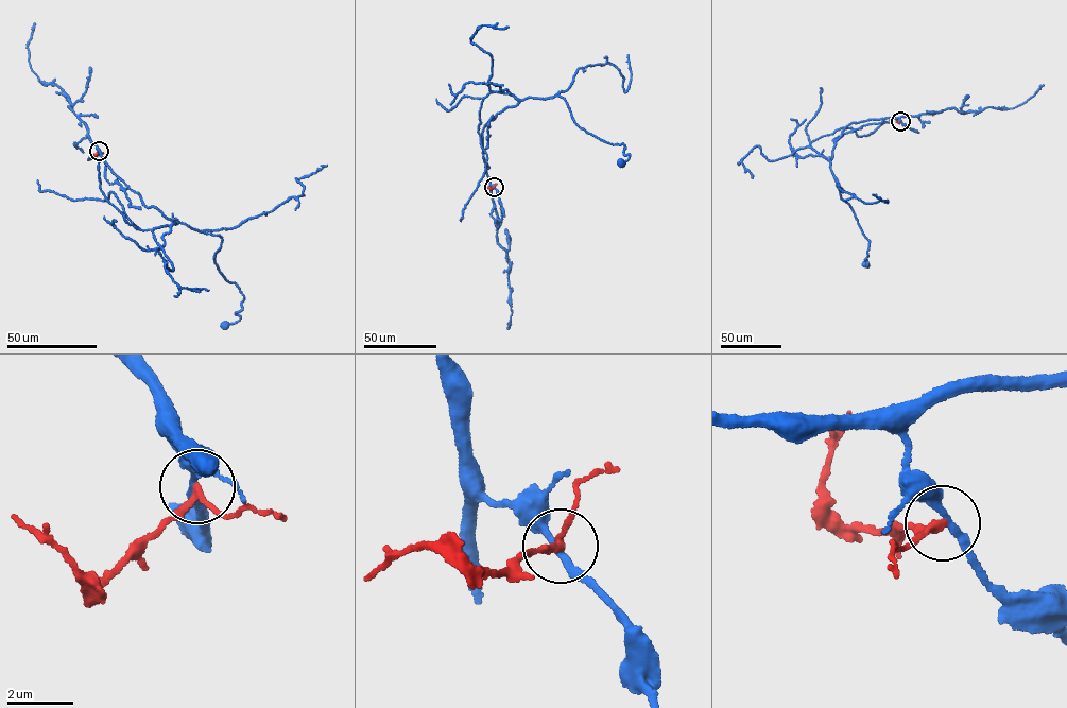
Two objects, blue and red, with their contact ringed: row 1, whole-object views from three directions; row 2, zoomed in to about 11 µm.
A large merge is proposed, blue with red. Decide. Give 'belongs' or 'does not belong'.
does not belong

